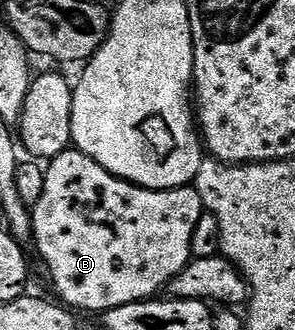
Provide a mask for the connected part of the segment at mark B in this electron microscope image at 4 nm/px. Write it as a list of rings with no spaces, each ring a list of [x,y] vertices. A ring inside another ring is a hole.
[[[77,149],[61,151],[55,159],[49,160],[45,164],[44,170],[46,172],[44,193],[41,195],[40,201],[36,201],[36,205],[32,208],[32,244],[34,243],[43,265],[46,266],[47,273],[50,274],[50,283],[54,286],[55,293],[59,295],[57,298],[67,308],[78,313],[81,311],[105,313],[129,303],[141,303],[147,299],[153,299],[161,292],[158,291],[161,287],[162,290],[167,288],[169,283],[190,264],[194,246],[194,231],[198,228],[200,217],[204,214],[202,198],[193,185],[173,187],[167,191],[153,191],[147,187],[137,187],[135,183],[129,183],[127,179],[121,179],[108,173],[108,169],[104,169],[99,163],[92,161],[92,157],[88,157]]]

